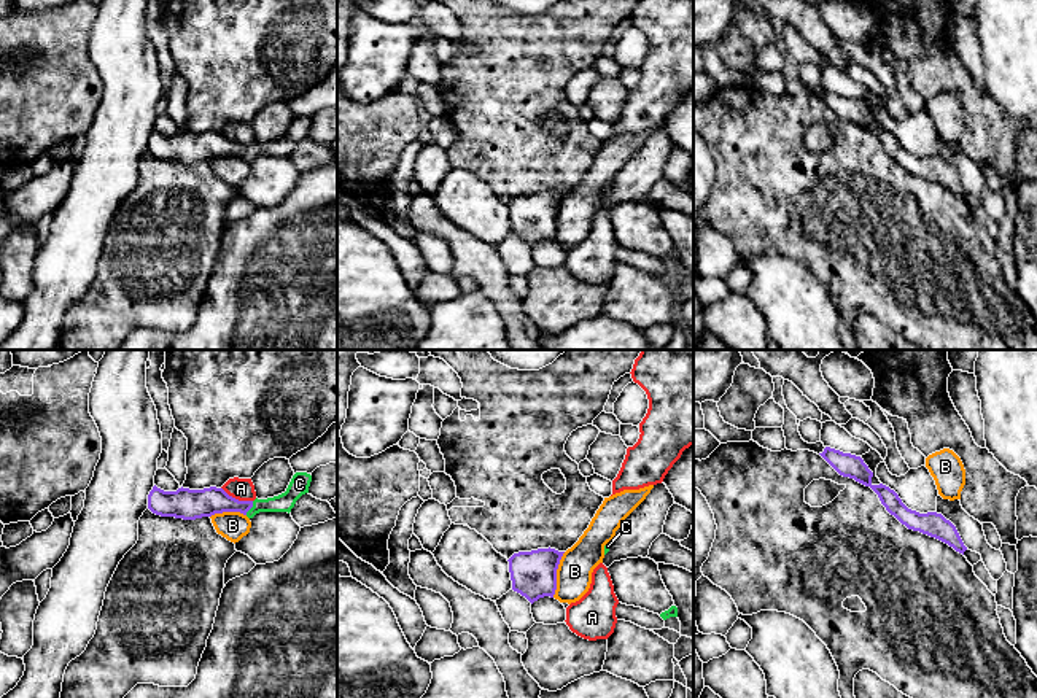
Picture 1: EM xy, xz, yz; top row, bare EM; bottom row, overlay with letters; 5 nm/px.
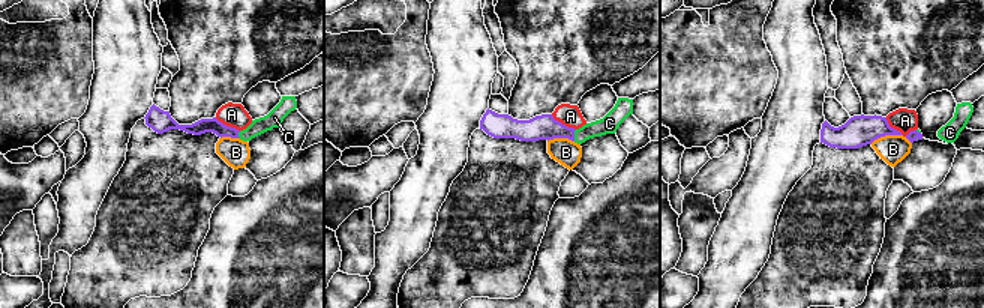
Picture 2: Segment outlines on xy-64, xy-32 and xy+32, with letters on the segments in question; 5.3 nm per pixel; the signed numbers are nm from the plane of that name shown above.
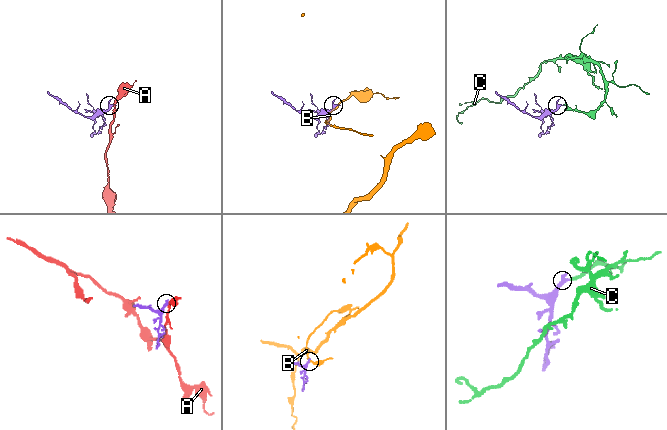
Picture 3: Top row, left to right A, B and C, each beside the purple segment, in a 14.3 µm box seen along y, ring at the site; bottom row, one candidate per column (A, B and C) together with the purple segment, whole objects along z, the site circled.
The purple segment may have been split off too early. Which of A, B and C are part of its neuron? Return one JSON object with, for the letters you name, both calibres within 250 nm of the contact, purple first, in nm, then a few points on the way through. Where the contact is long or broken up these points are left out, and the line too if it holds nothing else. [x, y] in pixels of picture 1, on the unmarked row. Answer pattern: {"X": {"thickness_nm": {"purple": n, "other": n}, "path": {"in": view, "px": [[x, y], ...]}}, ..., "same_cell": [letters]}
{"C": {"thickness_nm": {"purple": 140, "other": 100}, "path": {"in": "xy", "px": [[202, 147], [252, 150], [283, 147]]}}, "same_cell": ["C"]}

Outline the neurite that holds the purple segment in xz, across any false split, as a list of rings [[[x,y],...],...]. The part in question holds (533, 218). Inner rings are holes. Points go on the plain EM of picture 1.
[[[538,192],[514,197],[509,205],[512,234],[531,248],[539,242],[553,242],[557,234],[557,213],[565,196]]]

